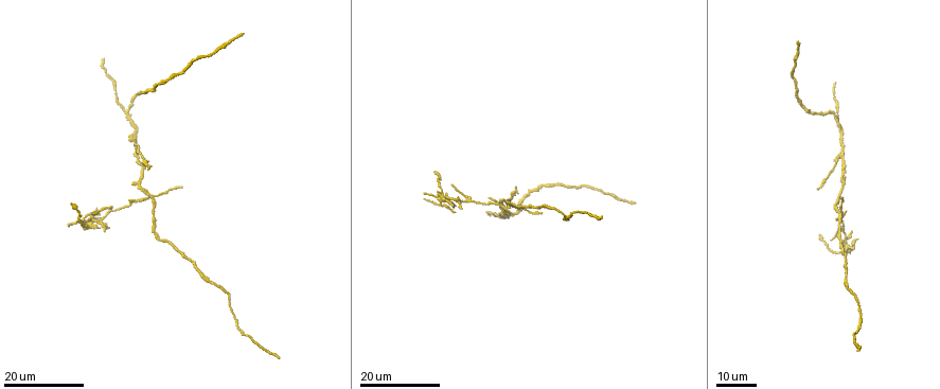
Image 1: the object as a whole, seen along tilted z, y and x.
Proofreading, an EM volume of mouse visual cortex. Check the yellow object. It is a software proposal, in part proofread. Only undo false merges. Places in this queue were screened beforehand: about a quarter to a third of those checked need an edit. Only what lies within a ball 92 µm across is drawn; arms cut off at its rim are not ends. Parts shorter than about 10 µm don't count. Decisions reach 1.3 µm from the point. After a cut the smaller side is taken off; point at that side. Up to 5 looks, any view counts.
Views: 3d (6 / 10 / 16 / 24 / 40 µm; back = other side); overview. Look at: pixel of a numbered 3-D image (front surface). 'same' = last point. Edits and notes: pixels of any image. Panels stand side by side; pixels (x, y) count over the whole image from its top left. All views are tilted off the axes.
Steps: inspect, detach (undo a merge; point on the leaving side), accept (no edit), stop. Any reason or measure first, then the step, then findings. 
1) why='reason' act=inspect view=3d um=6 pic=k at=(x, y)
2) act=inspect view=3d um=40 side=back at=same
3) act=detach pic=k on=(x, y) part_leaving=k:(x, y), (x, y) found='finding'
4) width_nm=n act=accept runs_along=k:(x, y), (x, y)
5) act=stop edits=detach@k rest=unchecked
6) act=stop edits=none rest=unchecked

act=inspect view=3d um=16 pic=1 at=(836, 110)

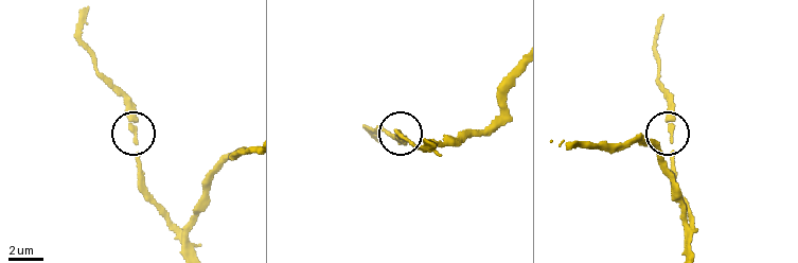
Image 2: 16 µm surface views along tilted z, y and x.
why='zoom in' act=inspect view=3d um=6 pic=2 at=(135, 130)

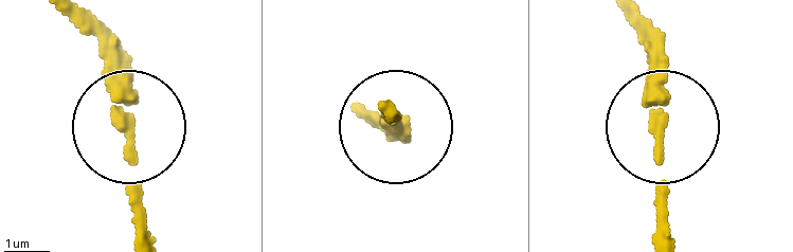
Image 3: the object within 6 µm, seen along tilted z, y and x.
width_nm=250 act=accept runs_along=3:(668, 241), (660, 29) found='continuous, no second neuron'

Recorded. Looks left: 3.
why='looks like a crossing' act=inspect view=3d um=16 pic=1 at=(153, 197)

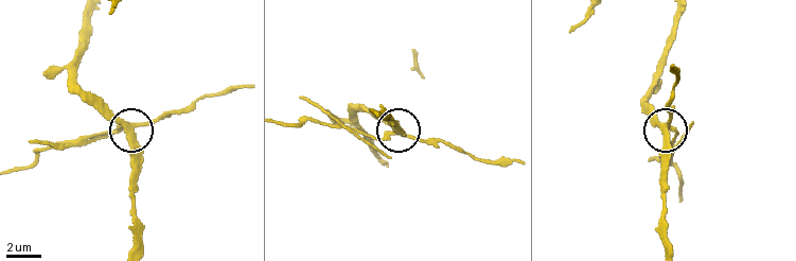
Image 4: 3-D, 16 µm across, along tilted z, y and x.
act=inspect view=3d um=6 pic=4 at=(127, 129)

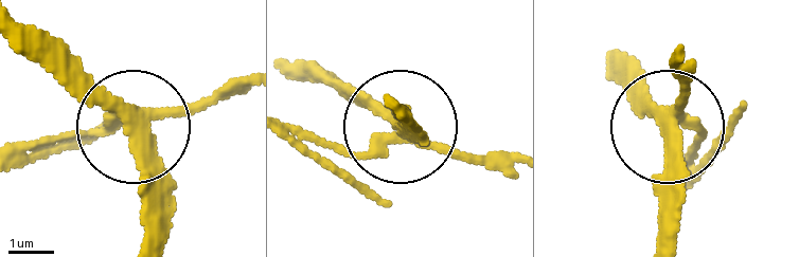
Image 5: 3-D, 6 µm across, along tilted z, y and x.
side_arm_um=33 act=detach pic=5 on=(360, 185) part_leaving=5:(130, 115), (22, 149) found='a second neuron is stuck on'

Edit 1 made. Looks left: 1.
act=stop edits=detach@5 rest=unchecked

